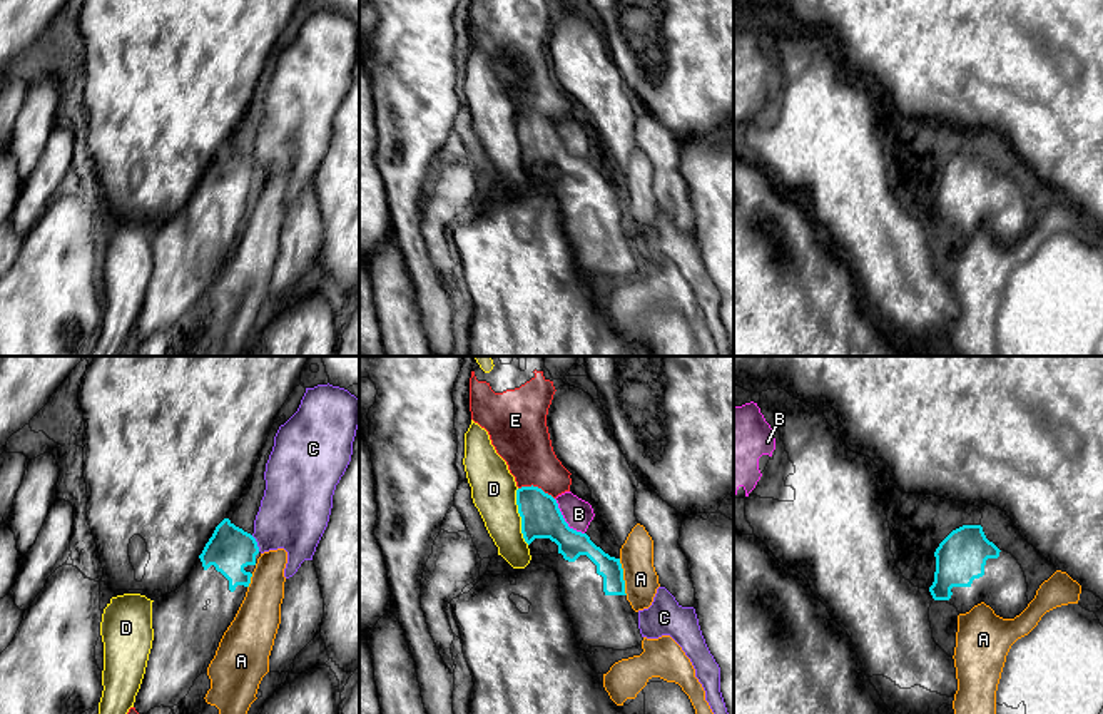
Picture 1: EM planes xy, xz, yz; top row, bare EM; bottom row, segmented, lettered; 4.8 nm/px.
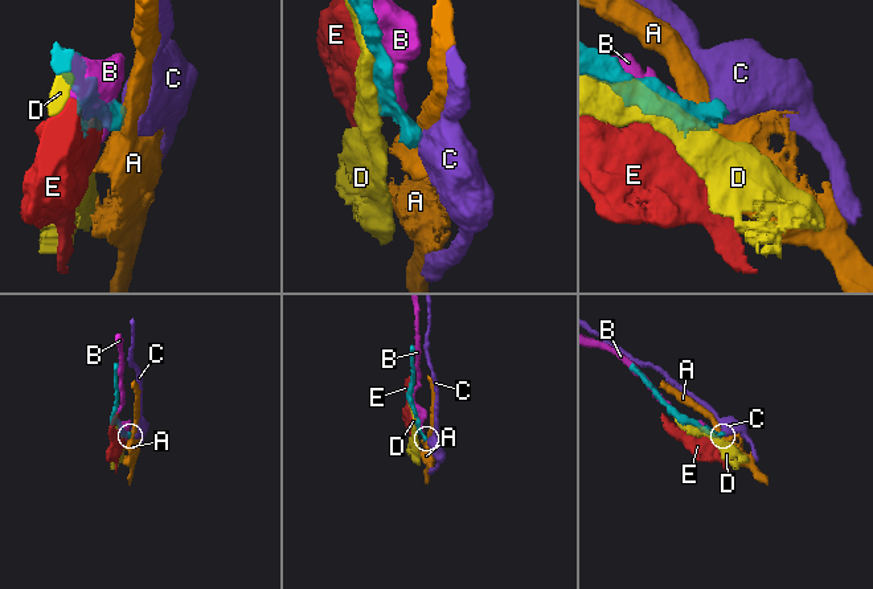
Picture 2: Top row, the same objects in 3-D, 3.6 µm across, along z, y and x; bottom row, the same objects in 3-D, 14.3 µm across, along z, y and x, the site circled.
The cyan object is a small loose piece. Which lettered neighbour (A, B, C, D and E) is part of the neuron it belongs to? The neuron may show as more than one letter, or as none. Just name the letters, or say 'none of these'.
none of these

